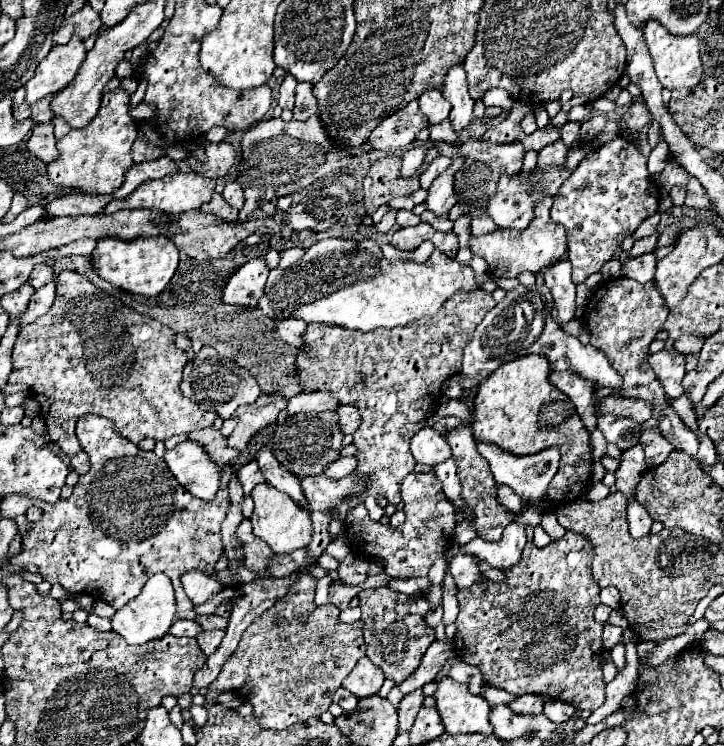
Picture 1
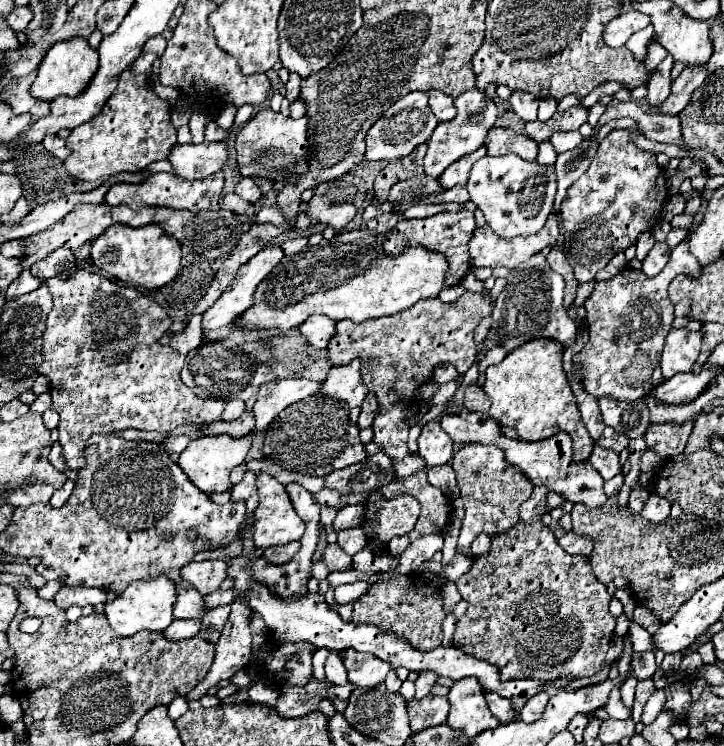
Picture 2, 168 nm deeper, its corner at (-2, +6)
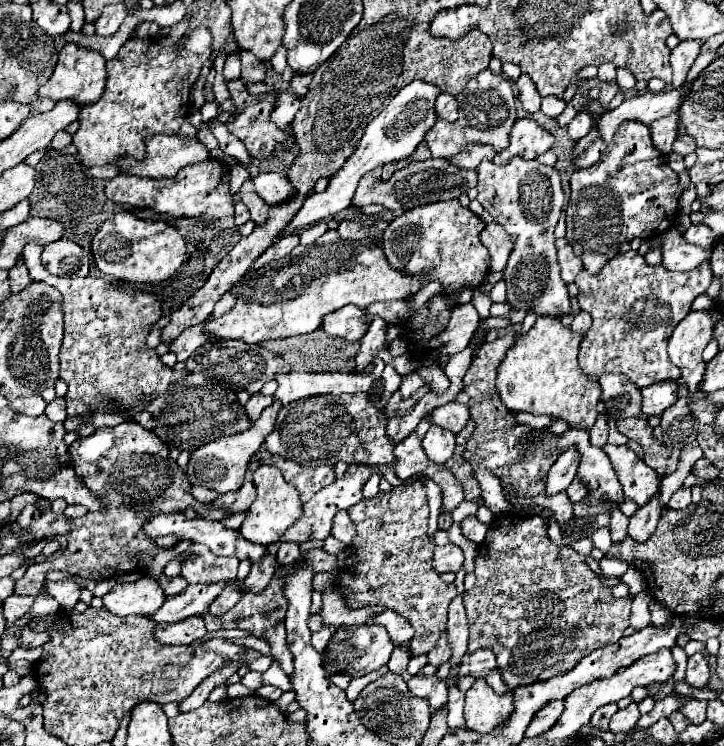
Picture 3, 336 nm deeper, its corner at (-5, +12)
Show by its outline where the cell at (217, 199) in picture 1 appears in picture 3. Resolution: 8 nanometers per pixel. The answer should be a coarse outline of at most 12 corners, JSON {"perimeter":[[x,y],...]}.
{"perimeter":[[241,192],[241,202],[249,208],[251,220],[267,220],[267,204],[255,192]]}

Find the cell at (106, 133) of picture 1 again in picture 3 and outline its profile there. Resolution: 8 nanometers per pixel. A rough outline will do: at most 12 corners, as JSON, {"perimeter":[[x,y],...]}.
{"perimeter":[[129,38],[73,134],[83,168],[145,158],[177,134],[211,56]]}

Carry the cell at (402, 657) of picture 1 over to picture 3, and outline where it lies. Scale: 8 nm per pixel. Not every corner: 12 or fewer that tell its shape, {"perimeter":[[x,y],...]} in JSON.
{"perimeter":[[421,482],[347,512],[351,608],[393,608],[415,656],[445,630],[457,592],[431,566]]}

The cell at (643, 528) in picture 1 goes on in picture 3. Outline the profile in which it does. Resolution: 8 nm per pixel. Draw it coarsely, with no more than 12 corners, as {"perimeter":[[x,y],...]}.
{"perimeter":[[679,488],[667,508],[685,508],[691,502],[691,490]]}

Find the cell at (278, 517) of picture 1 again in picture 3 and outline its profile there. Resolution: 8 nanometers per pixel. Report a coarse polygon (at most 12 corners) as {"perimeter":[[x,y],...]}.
{"perimeter":[[275,466],[253,472],[257,500],[239,532],[255,544],[279,542],[303,504]]}

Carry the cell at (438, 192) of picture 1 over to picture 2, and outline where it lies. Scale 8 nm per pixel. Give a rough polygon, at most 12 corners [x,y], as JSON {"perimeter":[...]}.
{"perimeter":[[482,146],[474,154],[456,160],[440,176],[444,188],[466,184],[476,160],[486,156]]}

